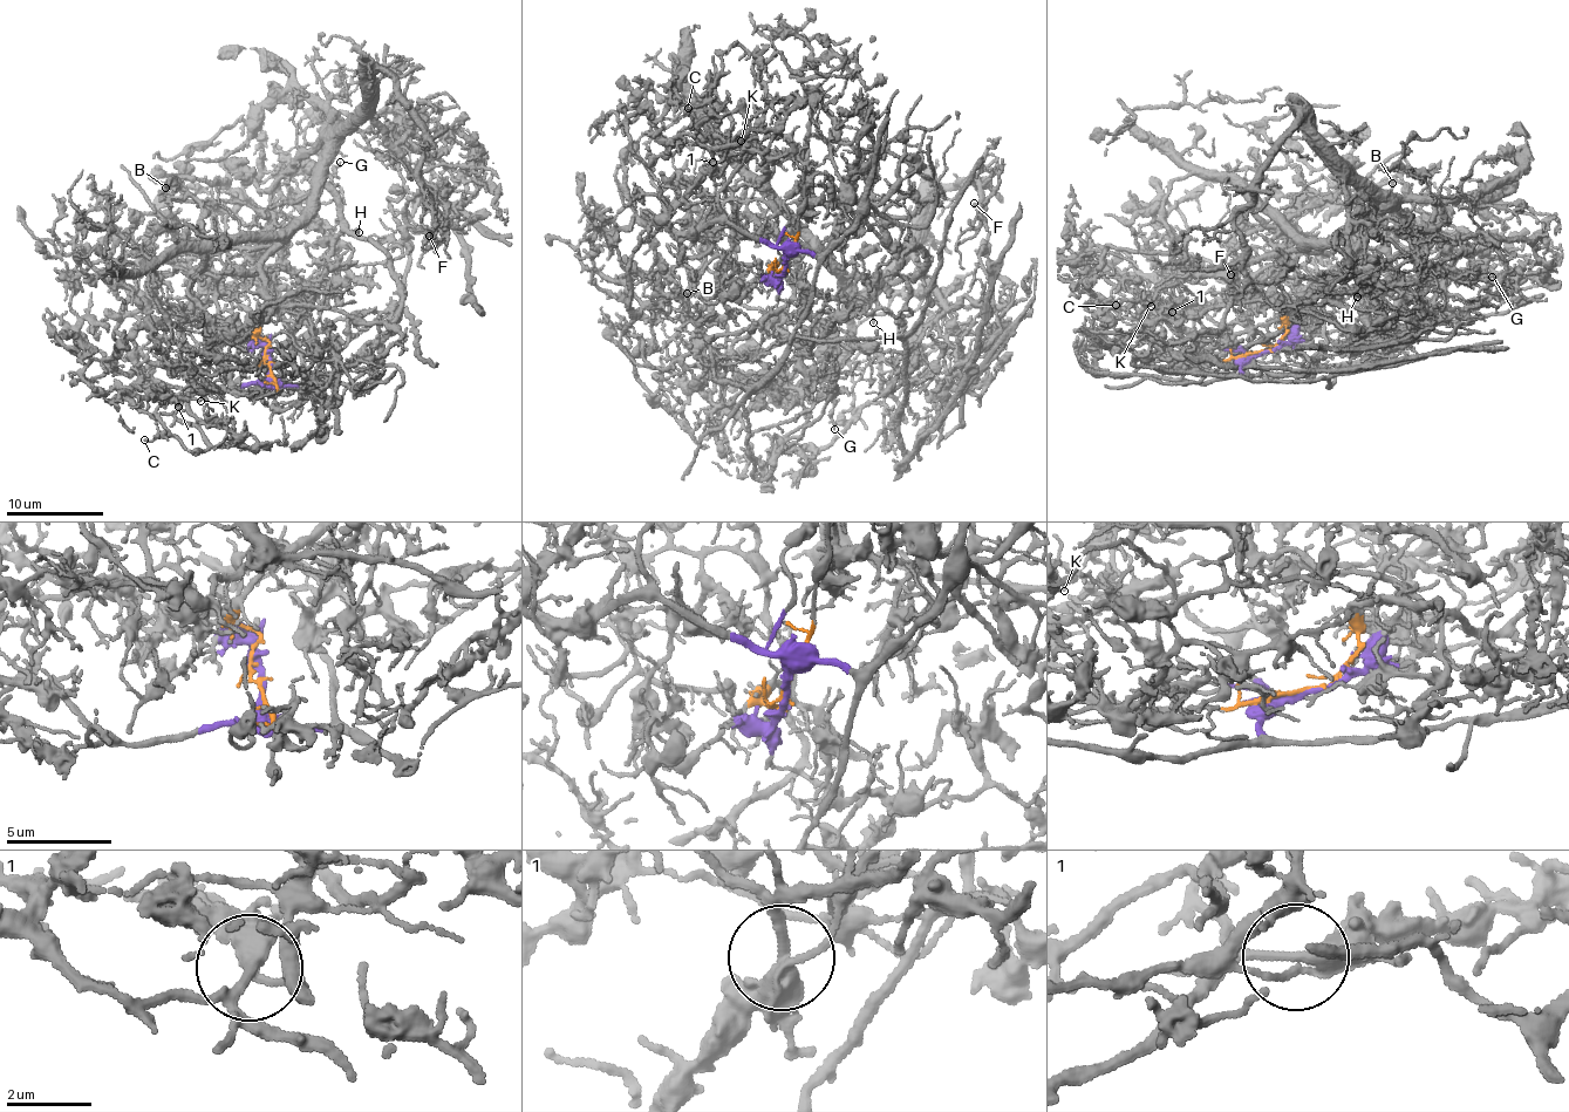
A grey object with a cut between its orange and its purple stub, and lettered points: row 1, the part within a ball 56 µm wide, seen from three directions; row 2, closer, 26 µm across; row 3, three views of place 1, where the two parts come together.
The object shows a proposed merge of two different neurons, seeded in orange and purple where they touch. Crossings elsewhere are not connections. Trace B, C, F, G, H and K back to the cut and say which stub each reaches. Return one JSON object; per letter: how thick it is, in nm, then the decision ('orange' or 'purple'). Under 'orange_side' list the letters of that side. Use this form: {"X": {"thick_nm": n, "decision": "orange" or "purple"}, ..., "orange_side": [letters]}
{"B": {"thick_nm": 110, "decision": "purple"}, "C": {"thick_nm": 90, "decision": "purple"}, "F": {"thick_nm": 280, "decision": "orange"}, "G": {"thick_nm": 120, "decision": "orange"}, "H": {"thick_nm": 150, "decision": "orange"}, "K": {"thick_nm": 100, "decision": "purple"}, "orange_side": ["F", "G", "H"]}

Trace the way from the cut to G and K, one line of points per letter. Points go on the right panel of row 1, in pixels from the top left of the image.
G: (1264, 349), (1284, 313), (1322, 311), (1345, 287), (1362, 227), (1389, 209), (1443, 240), (1457, 272), (1492, 275)
K: (1264, 350), (1246, 355), (1228, 333), (1255, 294), (1158, 311), (1116, 341), (1103, 333), (1152, 292), (1151, 306)

